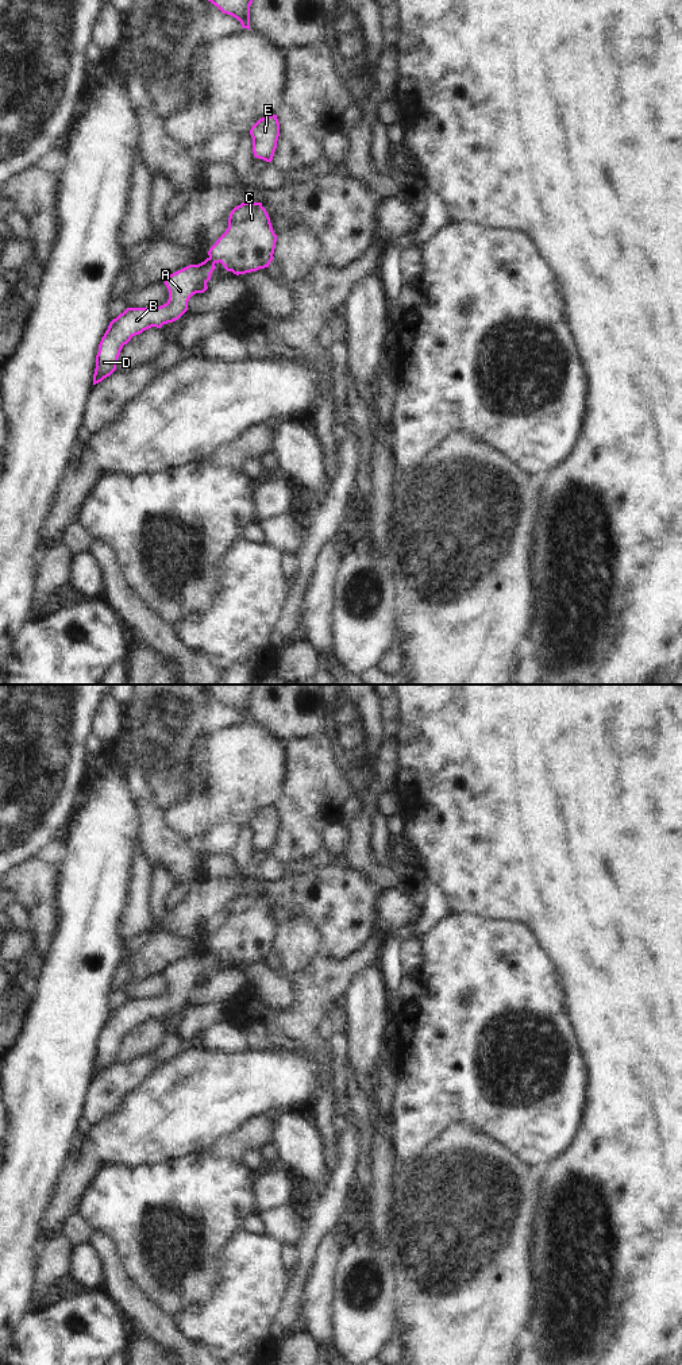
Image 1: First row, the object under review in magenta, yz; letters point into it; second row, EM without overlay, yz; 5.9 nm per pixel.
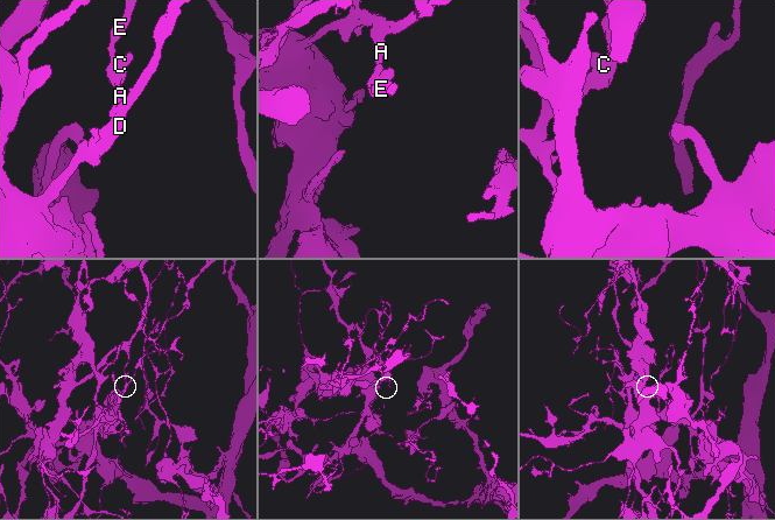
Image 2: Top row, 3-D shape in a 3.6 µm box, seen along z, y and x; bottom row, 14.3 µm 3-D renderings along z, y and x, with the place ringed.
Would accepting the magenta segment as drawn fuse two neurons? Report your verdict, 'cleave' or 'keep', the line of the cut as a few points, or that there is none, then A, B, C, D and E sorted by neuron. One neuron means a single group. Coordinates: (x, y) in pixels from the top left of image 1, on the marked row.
cleave | yz (208, 258), (214, 263) | A B D / C E

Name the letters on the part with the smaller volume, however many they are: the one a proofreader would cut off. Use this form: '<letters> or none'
C, E

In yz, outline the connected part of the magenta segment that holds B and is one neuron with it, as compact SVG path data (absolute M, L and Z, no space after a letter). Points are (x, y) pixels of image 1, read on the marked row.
M207 258L199 265L189 265L165 279L169 290L166 304L155 308L127 308L113 319L99 344L93 385L116 370L116 362L124 344L143 331L178 320L188 311L188 301L196 293L204 293L215 263Z

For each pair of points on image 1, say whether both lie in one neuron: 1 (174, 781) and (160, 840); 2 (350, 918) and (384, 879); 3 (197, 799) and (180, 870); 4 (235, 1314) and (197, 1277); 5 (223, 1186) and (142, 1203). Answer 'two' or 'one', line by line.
1: two
2: two
3: two
4: two
5: one

